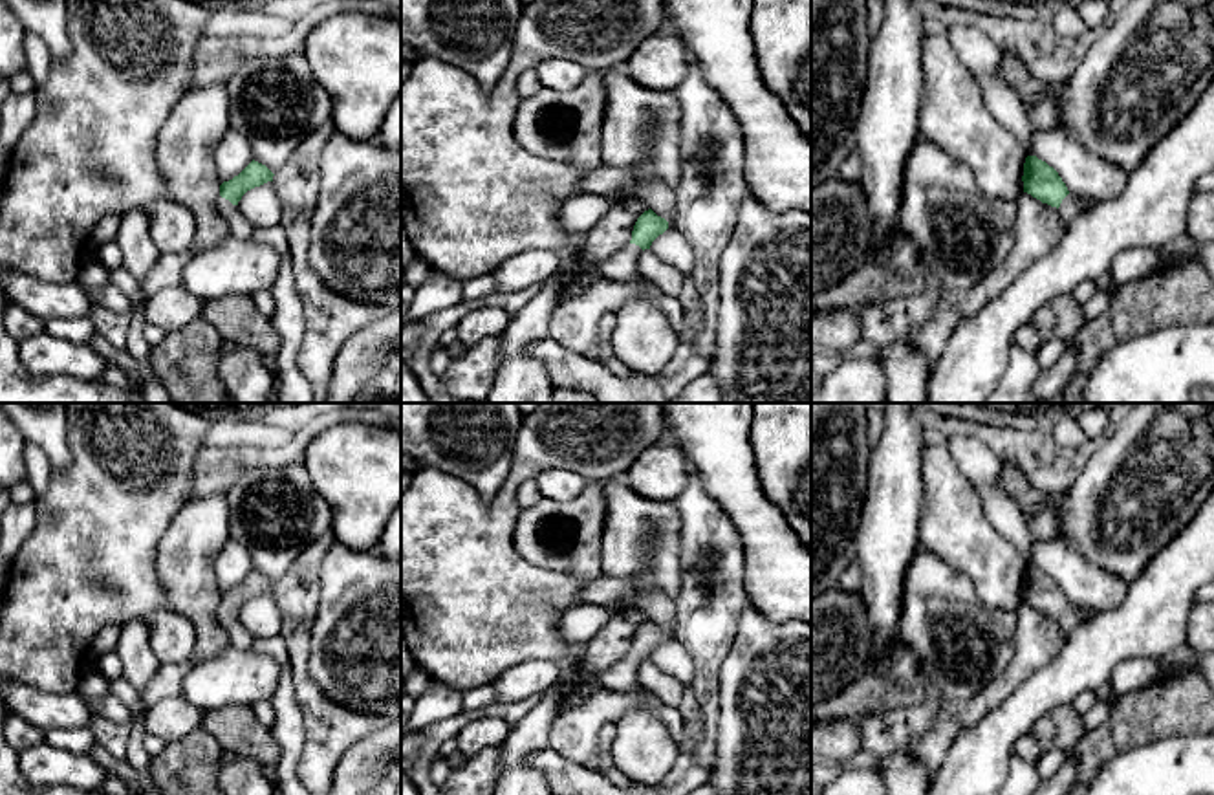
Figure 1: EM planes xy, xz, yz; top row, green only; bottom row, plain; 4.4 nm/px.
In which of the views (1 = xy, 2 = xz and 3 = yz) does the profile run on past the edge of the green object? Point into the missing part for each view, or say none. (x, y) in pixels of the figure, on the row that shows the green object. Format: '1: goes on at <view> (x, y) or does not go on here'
1: goes on at xy (238, 226)
2: goes on at xz (623, 264)
3: goes on at yz (1070, 207)

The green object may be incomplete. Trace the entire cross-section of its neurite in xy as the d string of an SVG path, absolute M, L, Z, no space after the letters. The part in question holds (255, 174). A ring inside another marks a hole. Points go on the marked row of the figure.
M253 159L238 176L220 185L218 211L236 238L253 236L253 227L238 212L238 201L247 191L273 181L273 176L266 165Z

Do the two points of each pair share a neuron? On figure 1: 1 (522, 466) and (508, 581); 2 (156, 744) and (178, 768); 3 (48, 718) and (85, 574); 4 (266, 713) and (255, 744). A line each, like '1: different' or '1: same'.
1: same
2: different
3: different
4: different

